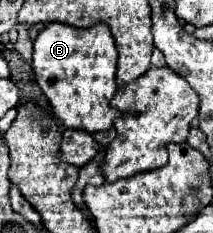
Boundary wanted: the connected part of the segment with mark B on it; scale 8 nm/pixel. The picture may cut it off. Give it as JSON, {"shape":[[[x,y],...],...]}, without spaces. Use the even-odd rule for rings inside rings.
{"shape":[[[49,23],[35,39],[33,45],[33,71],[35,79],[49,99],[55,117],[67,129],[85,129],[87,133],[109,131],[119,115],[119,109],[111,107],[111,99],[117,91],[117,45],[111,29],[97,23],[87,29],[77,29],[65,23]]]}

